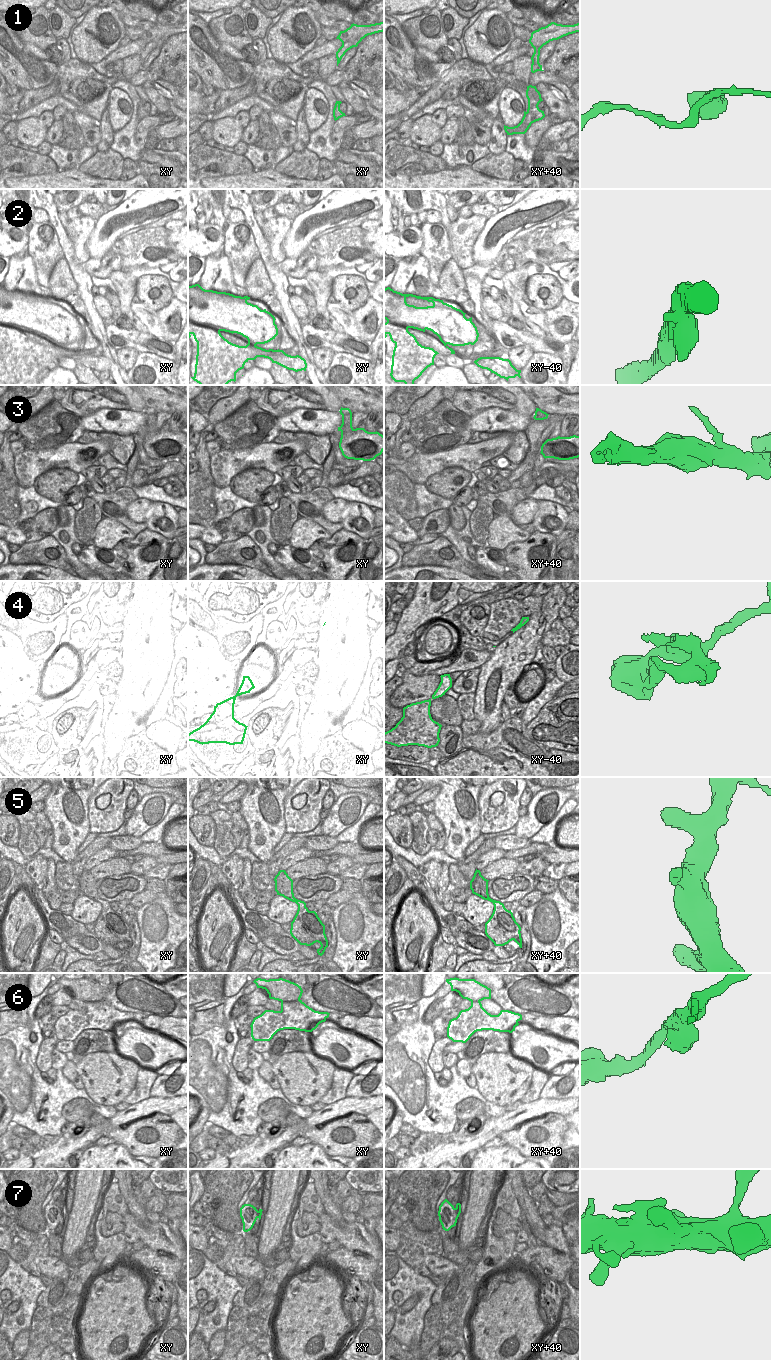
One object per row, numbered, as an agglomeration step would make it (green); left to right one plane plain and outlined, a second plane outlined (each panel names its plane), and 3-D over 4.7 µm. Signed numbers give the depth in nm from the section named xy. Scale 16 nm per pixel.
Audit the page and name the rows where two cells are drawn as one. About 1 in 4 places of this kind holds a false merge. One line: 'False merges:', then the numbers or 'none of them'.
False merges: none of them

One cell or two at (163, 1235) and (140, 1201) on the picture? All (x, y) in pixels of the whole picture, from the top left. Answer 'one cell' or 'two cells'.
two cells

